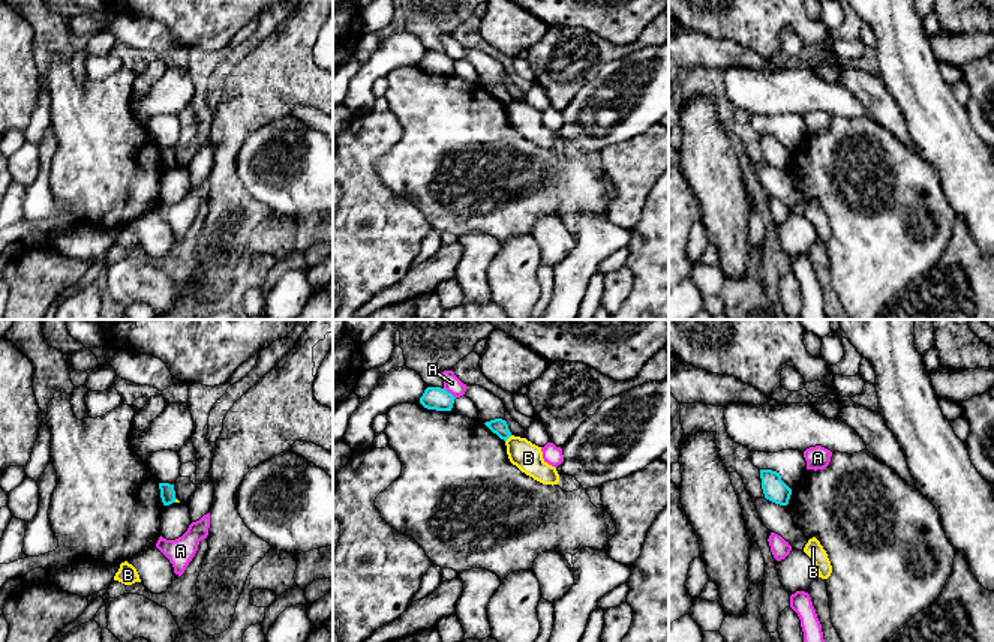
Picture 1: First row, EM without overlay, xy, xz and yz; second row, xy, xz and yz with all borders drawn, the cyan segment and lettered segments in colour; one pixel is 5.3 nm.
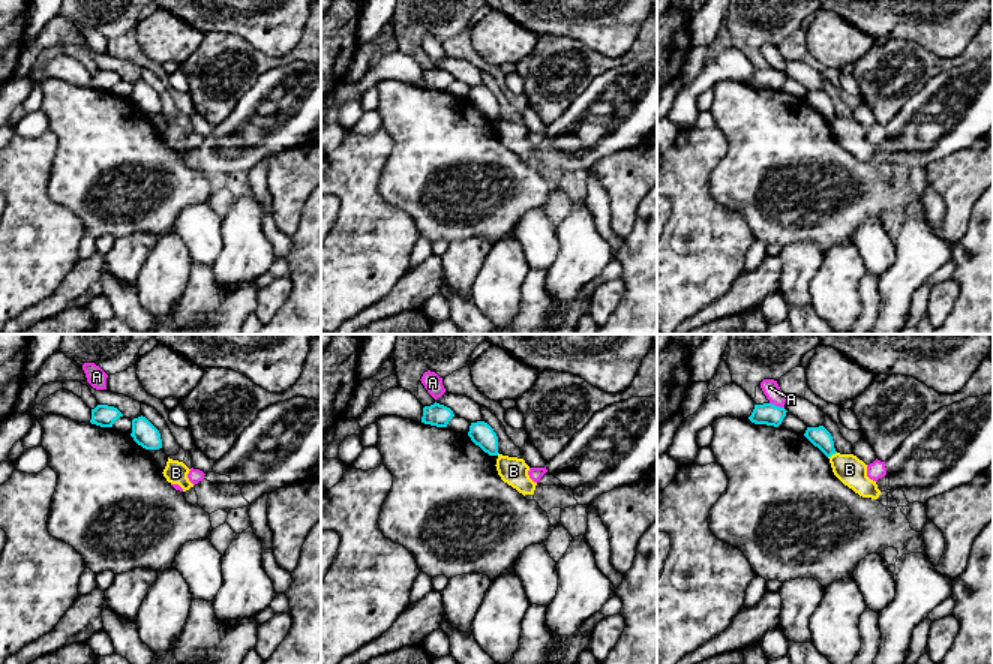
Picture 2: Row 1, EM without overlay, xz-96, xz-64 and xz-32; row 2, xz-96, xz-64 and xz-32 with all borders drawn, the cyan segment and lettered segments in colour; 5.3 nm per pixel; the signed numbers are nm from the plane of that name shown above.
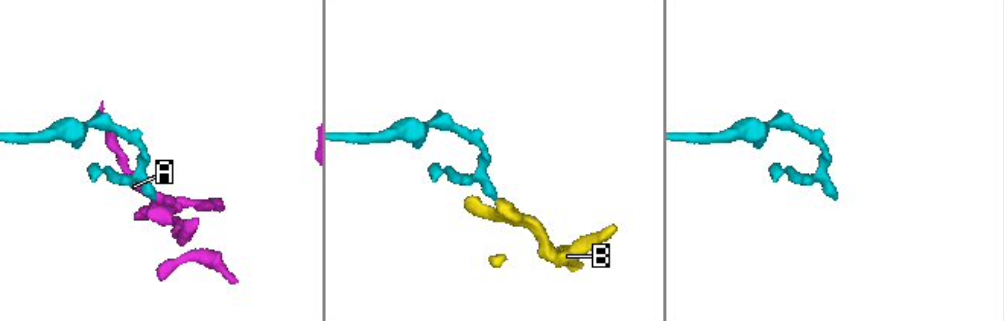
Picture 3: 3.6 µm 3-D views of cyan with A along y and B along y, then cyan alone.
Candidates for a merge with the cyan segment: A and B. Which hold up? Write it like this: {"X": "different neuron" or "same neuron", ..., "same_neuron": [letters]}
{"A": "different neuron", "B": "different neuron", "same_neuron": []}

